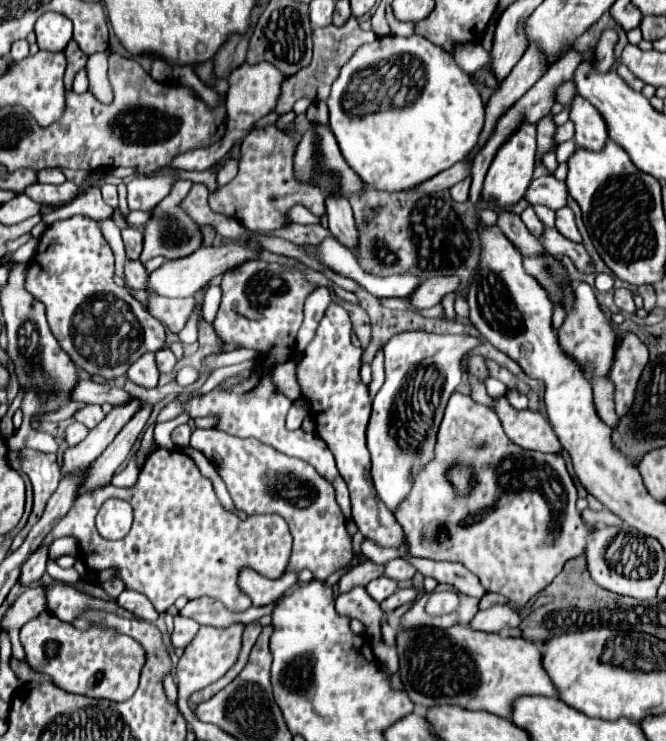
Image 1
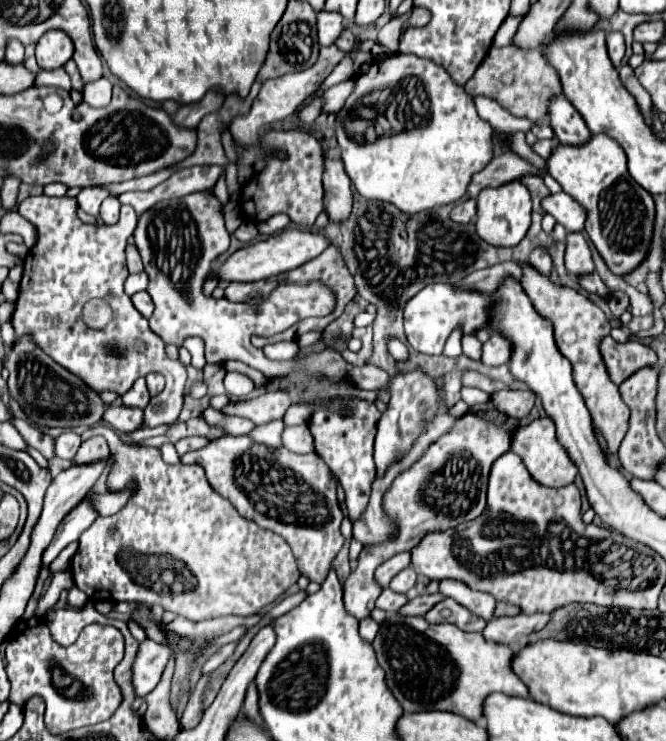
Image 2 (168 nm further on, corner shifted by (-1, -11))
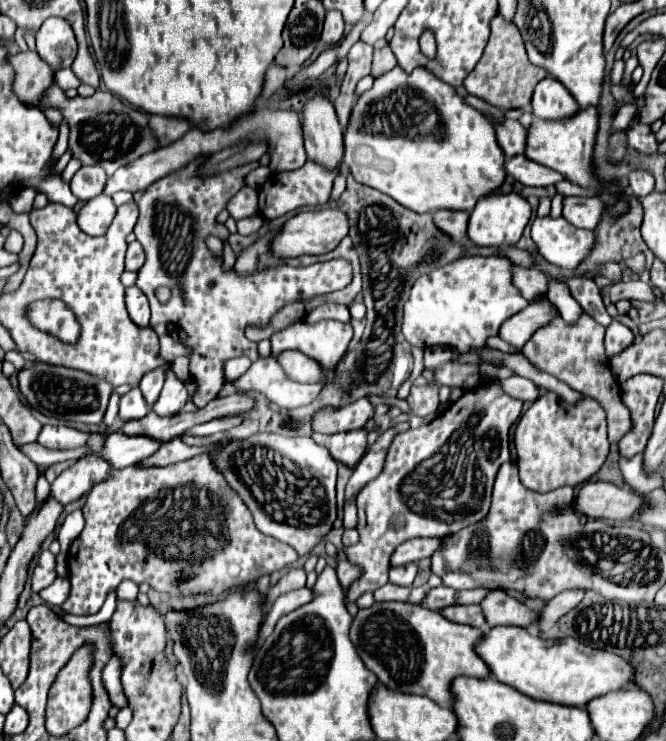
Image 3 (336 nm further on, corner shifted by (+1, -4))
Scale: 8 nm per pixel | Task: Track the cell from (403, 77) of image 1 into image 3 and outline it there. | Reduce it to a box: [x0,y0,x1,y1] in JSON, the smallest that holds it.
[344,66,506,214]

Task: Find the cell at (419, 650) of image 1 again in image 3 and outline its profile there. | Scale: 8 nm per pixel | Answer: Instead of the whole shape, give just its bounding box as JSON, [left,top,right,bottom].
[350,602,490,708]

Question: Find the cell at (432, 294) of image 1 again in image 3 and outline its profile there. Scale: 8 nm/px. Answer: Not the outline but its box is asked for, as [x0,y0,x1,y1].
[512,264,548,300]

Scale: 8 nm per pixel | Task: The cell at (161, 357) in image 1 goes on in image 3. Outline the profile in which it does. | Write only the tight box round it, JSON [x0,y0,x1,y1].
[140,368,164,406]

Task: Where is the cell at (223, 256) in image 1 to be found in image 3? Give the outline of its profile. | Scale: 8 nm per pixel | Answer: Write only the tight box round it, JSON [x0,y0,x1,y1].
[270,208,348,258]

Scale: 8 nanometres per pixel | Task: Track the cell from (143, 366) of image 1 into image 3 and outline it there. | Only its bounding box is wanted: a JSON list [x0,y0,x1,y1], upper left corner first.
[120,388,148,420]

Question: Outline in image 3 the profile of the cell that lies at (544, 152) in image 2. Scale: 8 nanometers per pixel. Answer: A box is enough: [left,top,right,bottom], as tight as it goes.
[496,120,528,156]

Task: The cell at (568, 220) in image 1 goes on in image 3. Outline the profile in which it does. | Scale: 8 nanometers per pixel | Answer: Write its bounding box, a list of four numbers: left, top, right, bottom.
[566,276,612,326]

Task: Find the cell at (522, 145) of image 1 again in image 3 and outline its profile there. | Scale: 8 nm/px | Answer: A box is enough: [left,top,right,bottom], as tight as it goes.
[468,192,530,246]

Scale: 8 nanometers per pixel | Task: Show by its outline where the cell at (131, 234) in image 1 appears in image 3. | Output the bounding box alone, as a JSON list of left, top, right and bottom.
[126,242,144,272]

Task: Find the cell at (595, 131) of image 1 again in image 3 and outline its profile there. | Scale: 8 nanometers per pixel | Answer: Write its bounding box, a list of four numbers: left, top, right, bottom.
[532,76,580,120]

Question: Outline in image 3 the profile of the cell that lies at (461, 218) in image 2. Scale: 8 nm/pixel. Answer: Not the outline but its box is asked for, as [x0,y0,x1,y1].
[434,212,468,242]

